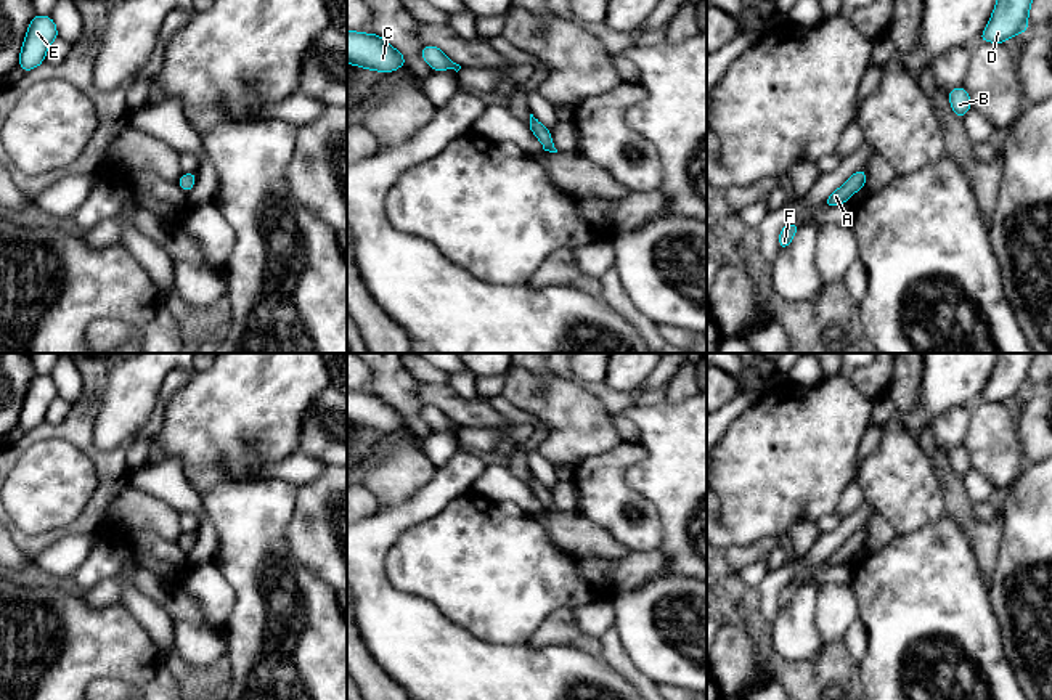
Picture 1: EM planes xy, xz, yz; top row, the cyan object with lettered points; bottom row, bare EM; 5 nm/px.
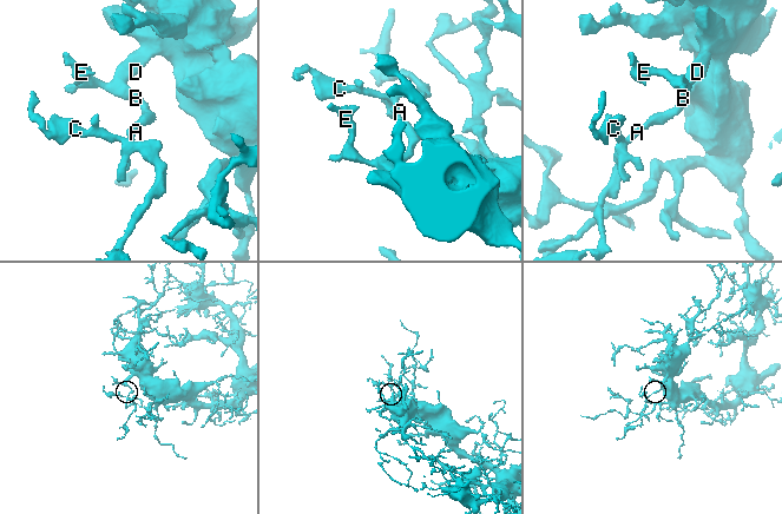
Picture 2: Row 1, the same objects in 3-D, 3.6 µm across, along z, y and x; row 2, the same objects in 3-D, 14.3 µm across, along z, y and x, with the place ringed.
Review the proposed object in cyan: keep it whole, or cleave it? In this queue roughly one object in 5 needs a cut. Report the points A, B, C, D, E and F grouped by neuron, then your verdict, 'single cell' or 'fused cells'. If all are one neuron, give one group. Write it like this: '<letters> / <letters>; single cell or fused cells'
A B C D E F; single cell

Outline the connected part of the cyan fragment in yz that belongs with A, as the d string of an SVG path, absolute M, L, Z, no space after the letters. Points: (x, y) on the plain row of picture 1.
M864 528L854 531L837 551L834 551L824 562L824 567L845 564L858 549L866 544L867 535Z

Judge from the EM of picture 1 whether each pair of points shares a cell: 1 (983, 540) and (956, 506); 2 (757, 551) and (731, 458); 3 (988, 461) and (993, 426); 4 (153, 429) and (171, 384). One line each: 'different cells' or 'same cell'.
1: same cell
2: different cells
3: same cell
4: same cell

